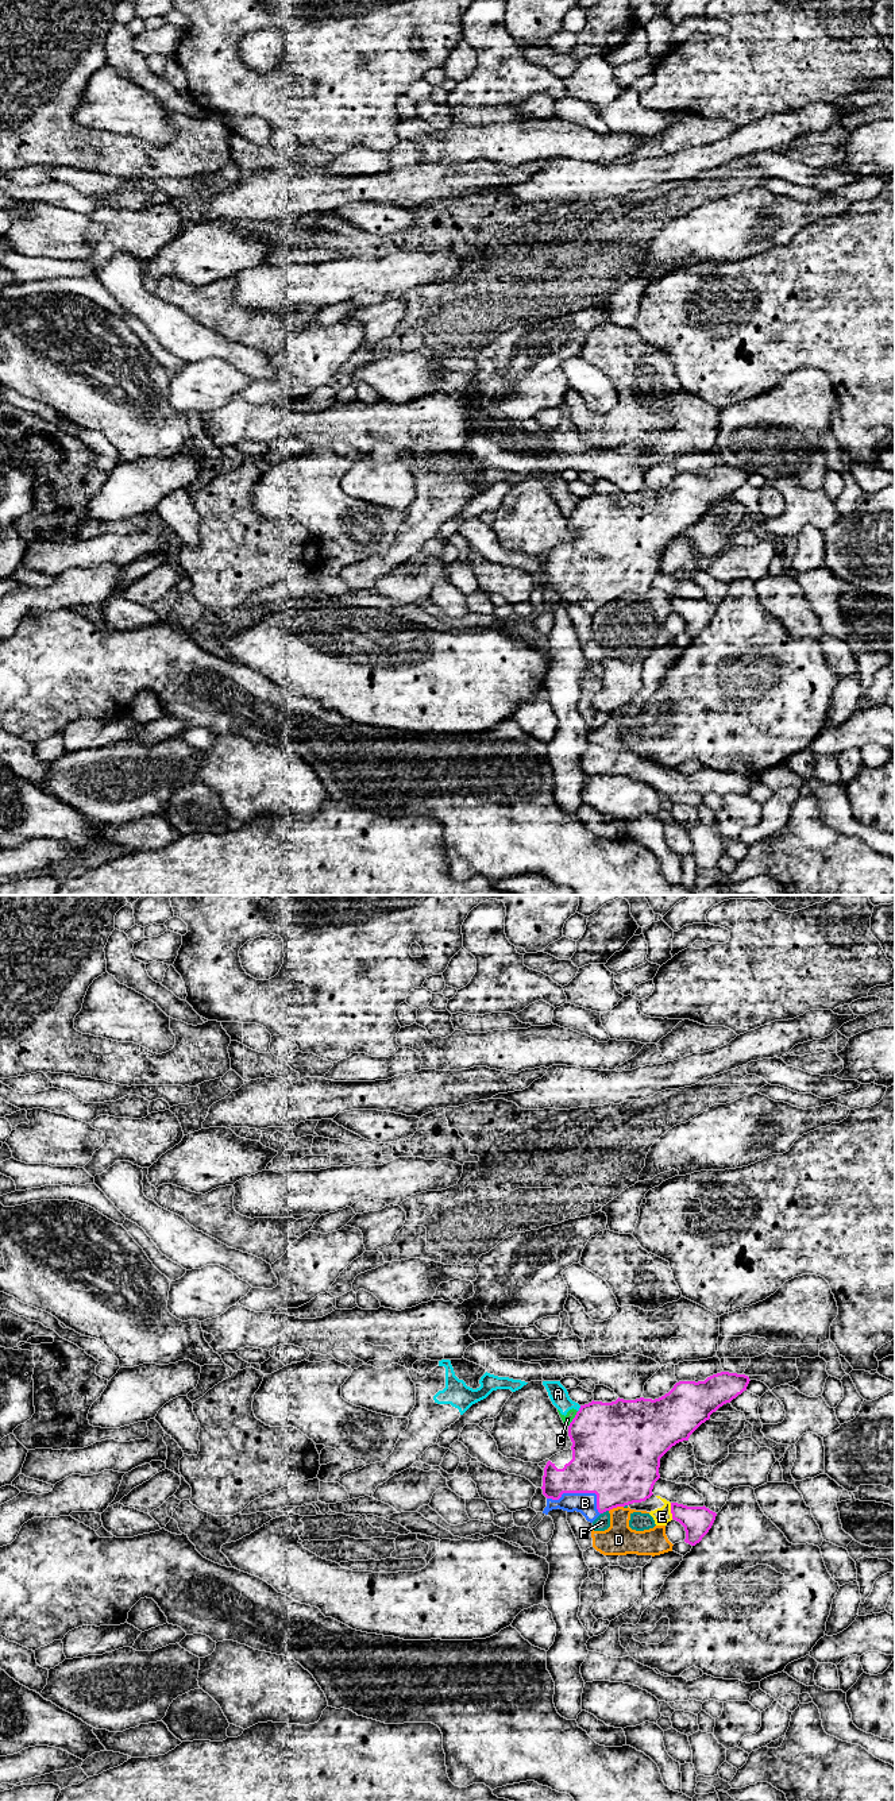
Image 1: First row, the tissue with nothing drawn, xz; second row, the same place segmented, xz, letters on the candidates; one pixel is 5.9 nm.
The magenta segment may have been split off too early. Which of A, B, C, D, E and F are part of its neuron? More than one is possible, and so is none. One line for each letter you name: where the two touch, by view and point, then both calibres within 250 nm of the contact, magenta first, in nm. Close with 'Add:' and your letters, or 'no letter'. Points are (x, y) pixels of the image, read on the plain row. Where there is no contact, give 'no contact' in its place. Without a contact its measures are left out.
B: contact xz (581, 585); calibres 440 and 130 nm
Add: B

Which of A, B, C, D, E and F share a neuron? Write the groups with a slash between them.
A C / B / D E F

